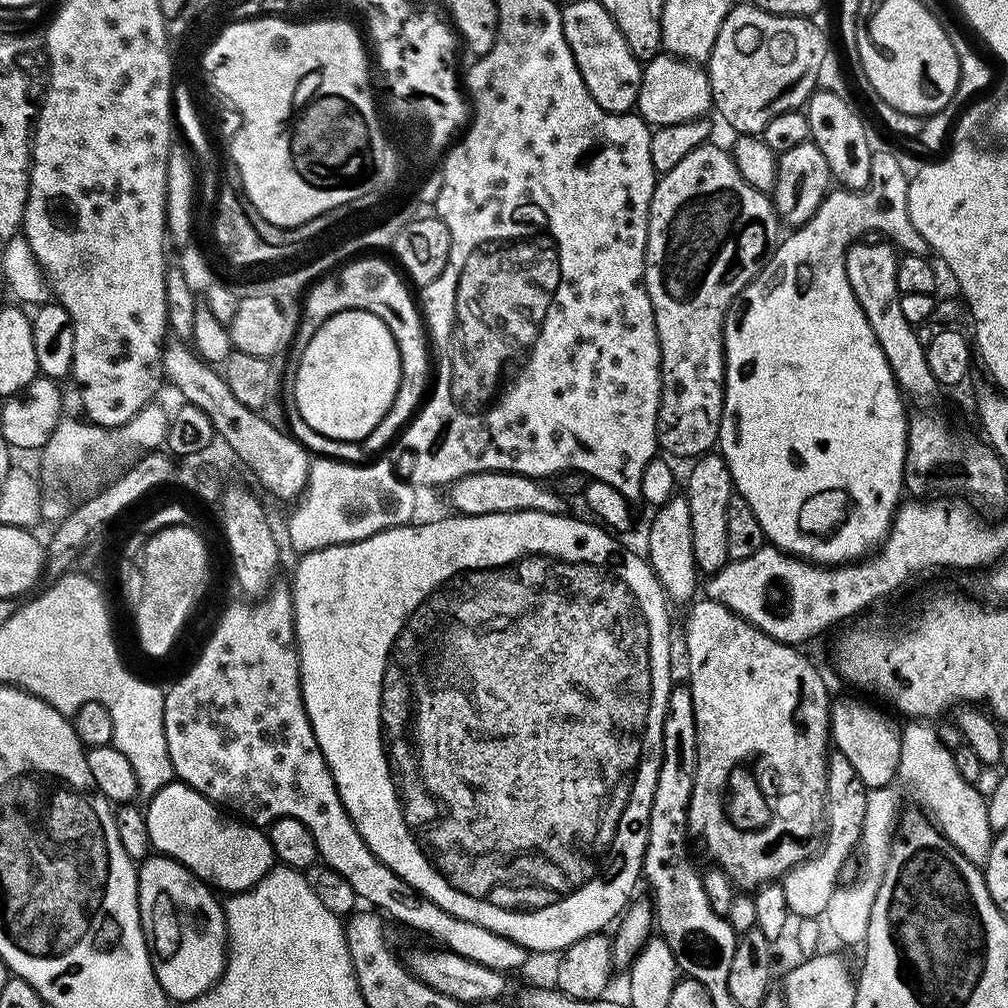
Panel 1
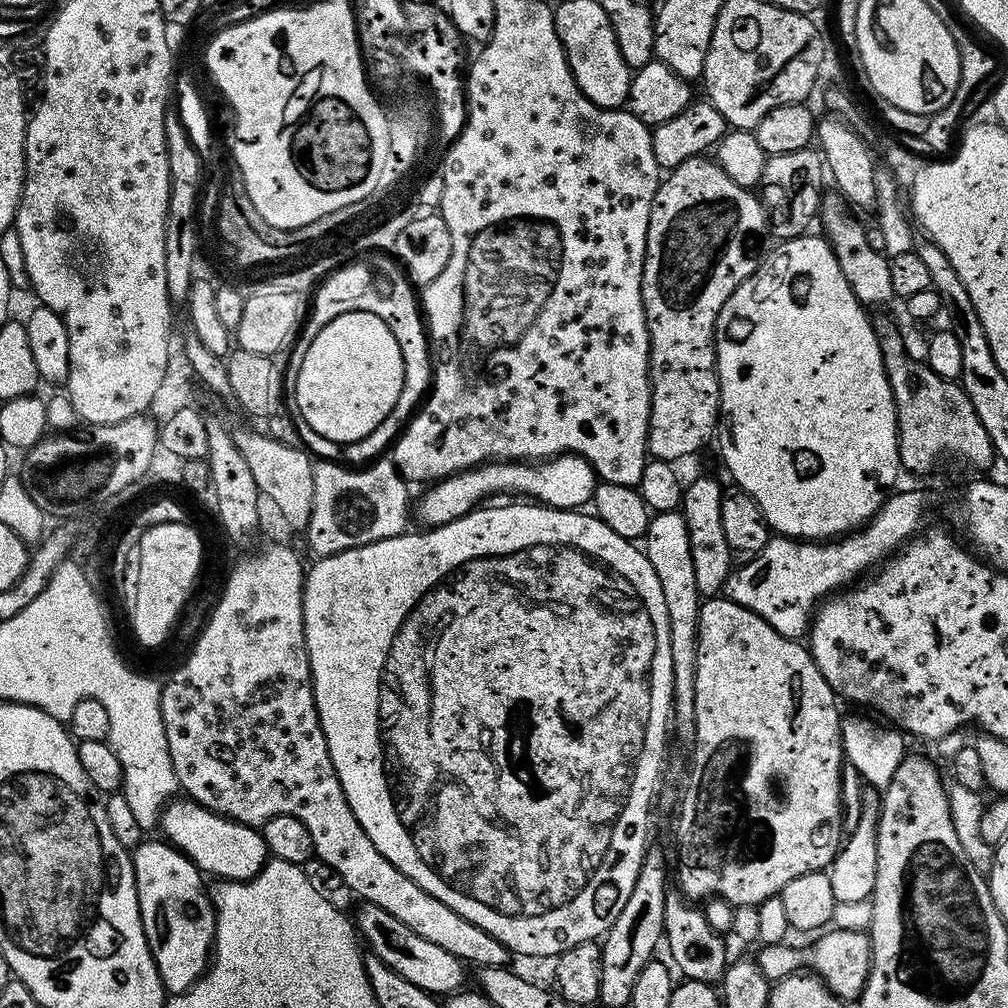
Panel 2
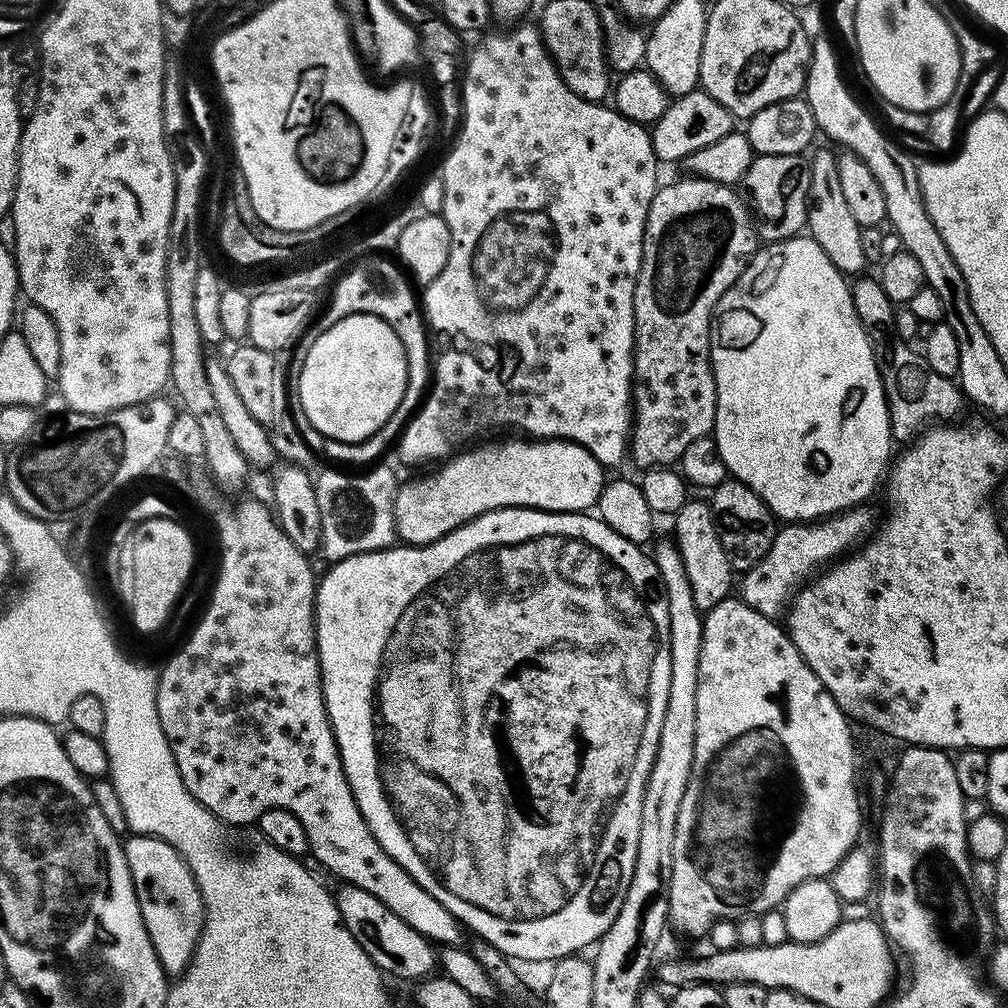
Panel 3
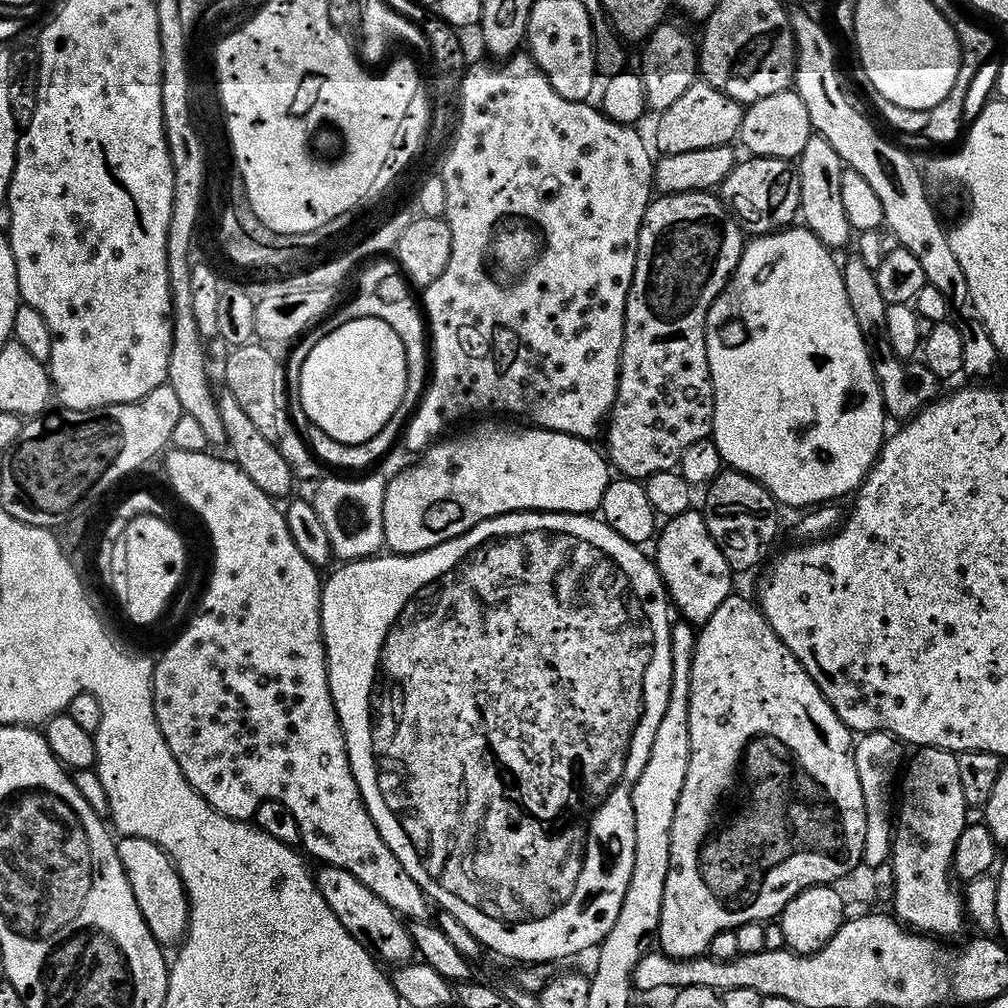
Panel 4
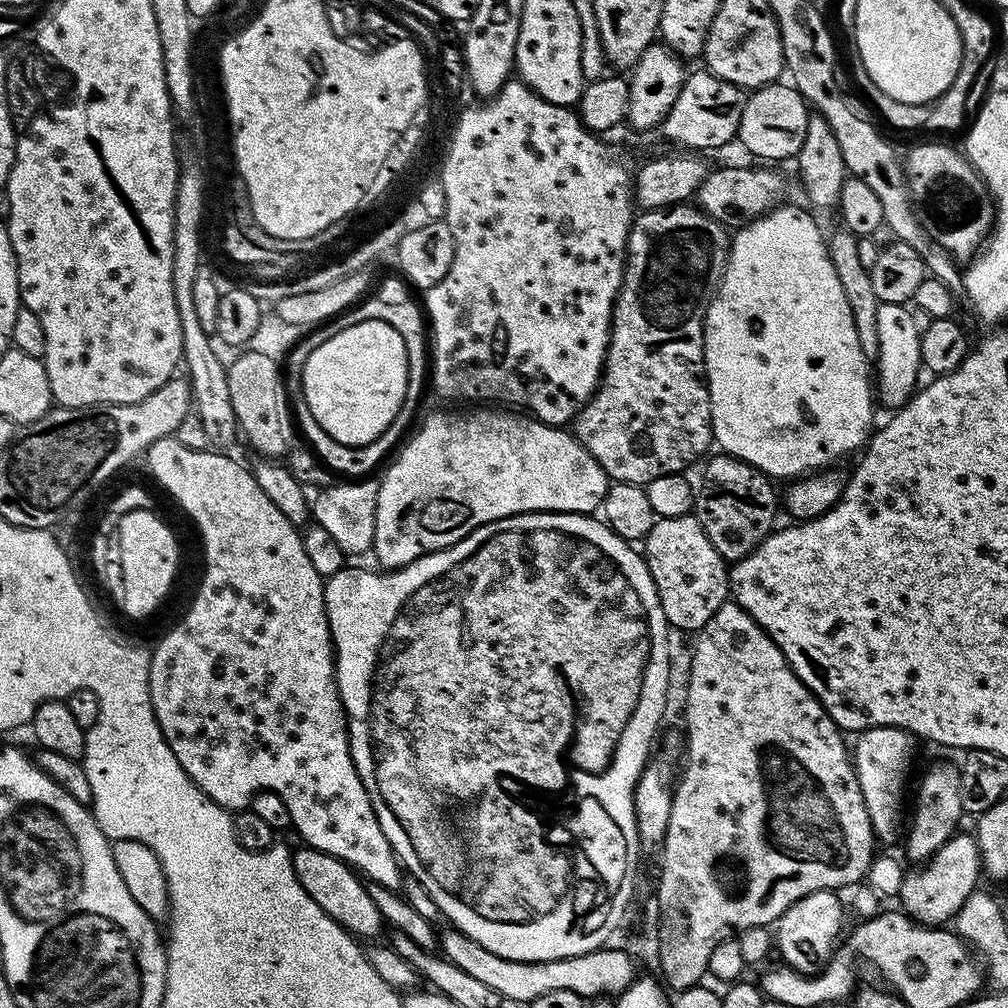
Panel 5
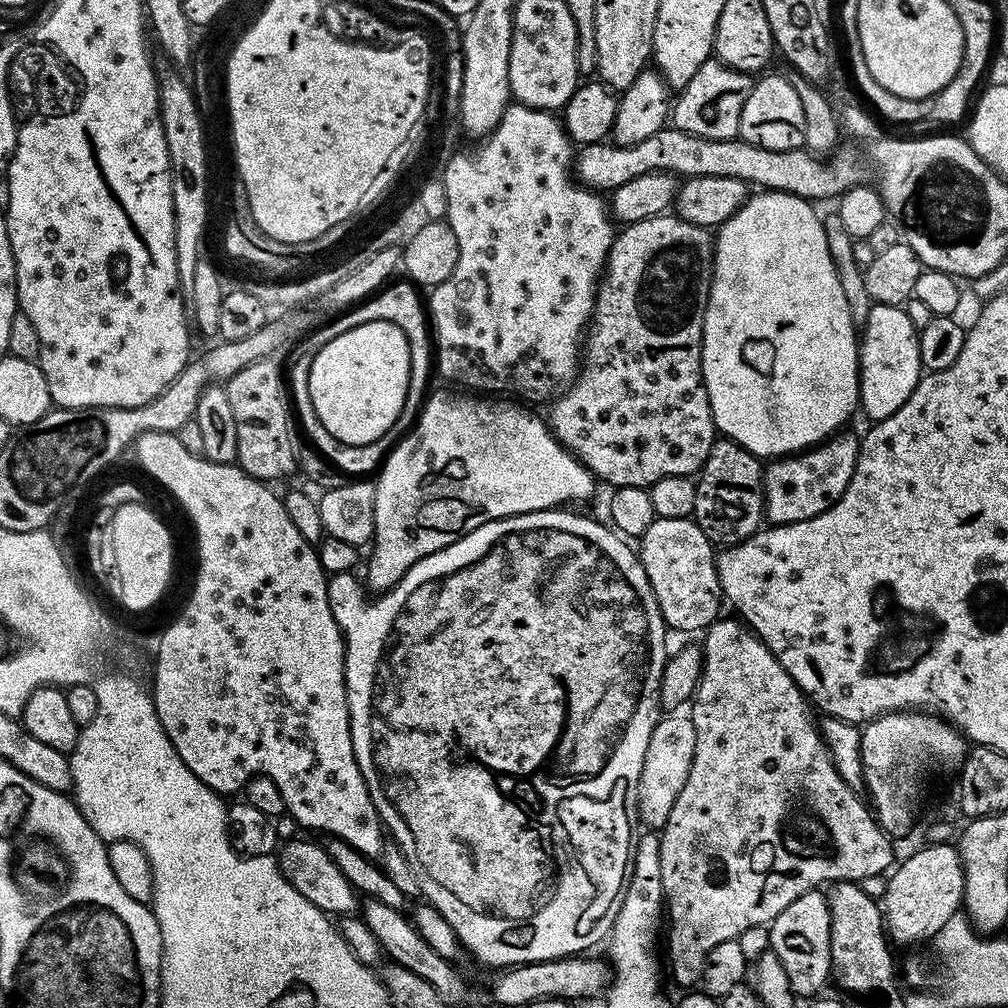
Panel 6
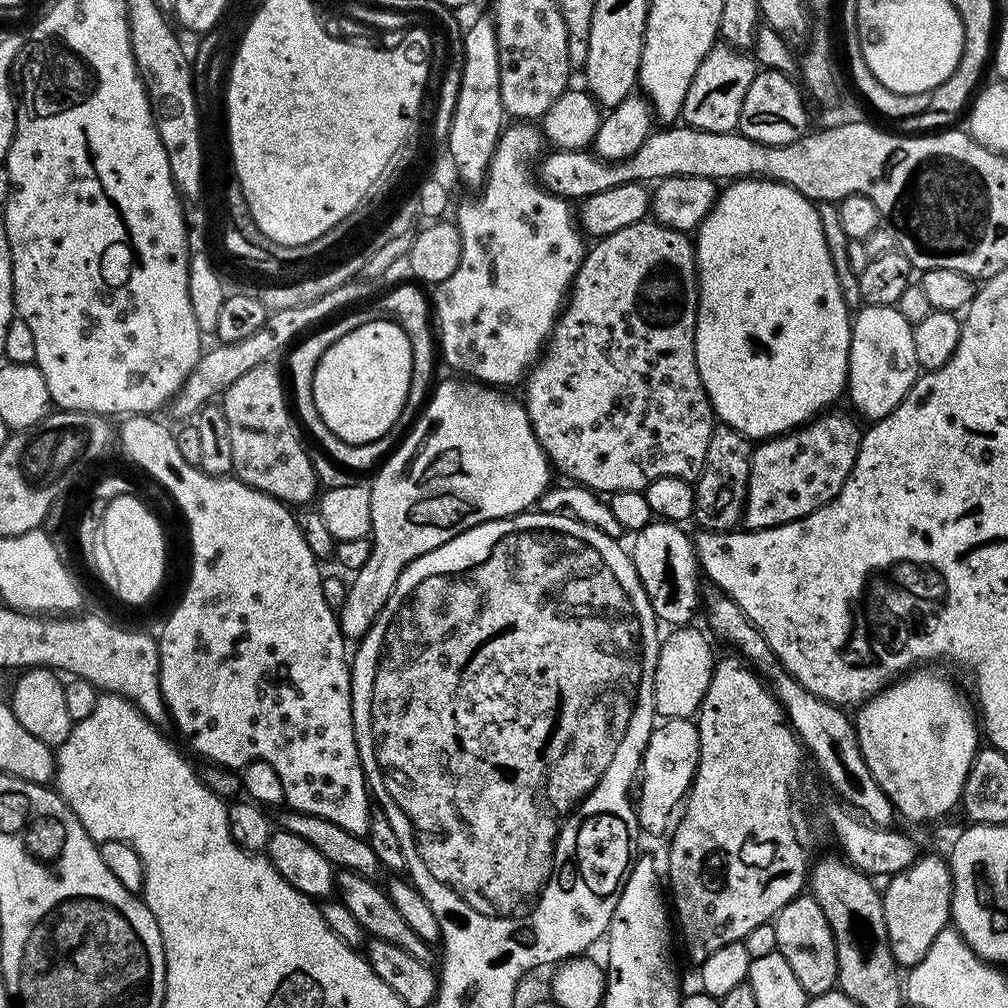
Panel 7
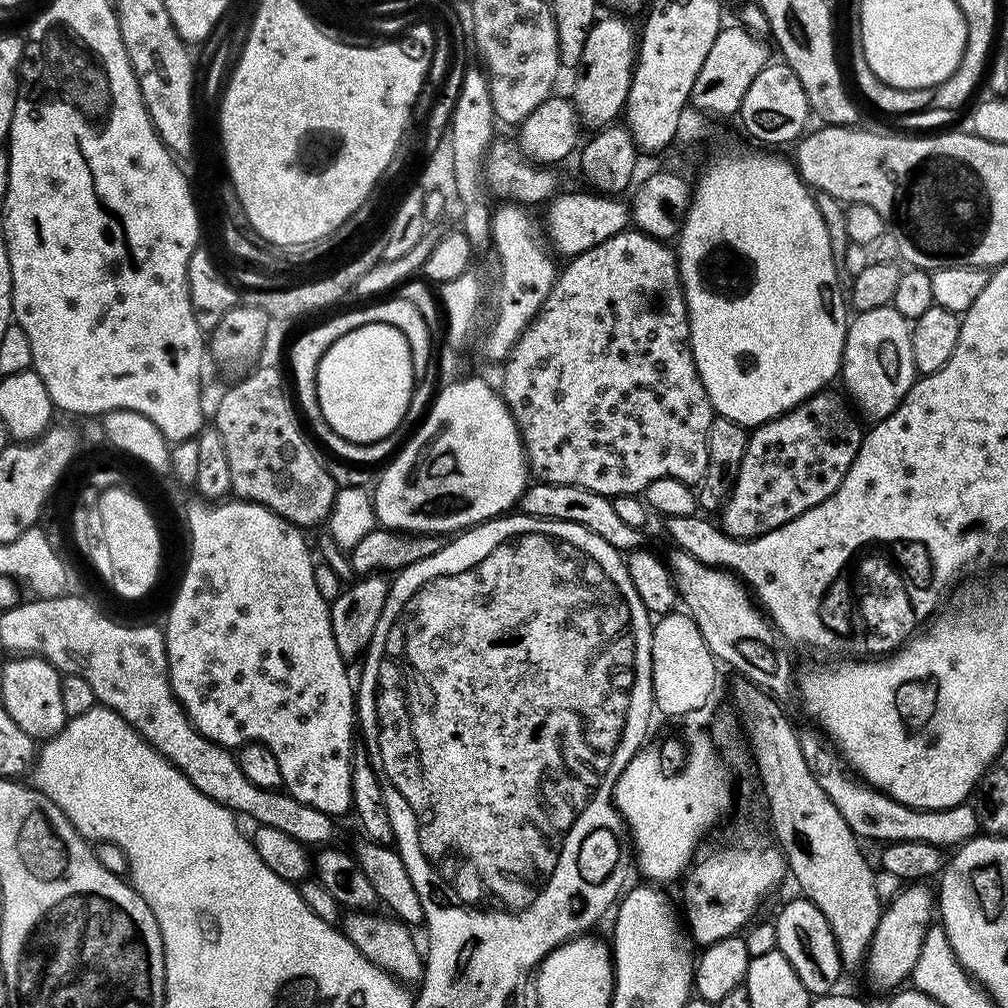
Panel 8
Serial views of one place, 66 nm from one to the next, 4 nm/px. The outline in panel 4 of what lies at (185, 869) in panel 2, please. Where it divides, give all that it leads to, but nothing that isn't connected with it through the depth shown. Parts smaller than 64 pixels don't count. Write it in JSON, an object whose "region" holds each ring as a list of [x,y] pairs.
{"region":[[[120,836],[116,840],[116,849],[118,862],[122,862],[122,870],[130,882],[134,902],[138,902],[142,918],[146,918],[146,926],[150,926],[150,934],[154,934],[161,946],[175,945],[183,940],[188,927],[188,895],[171,858],[146,838]]]}

